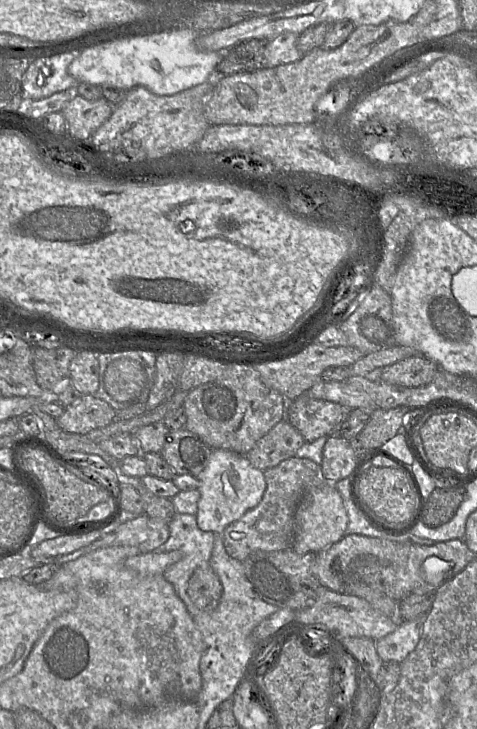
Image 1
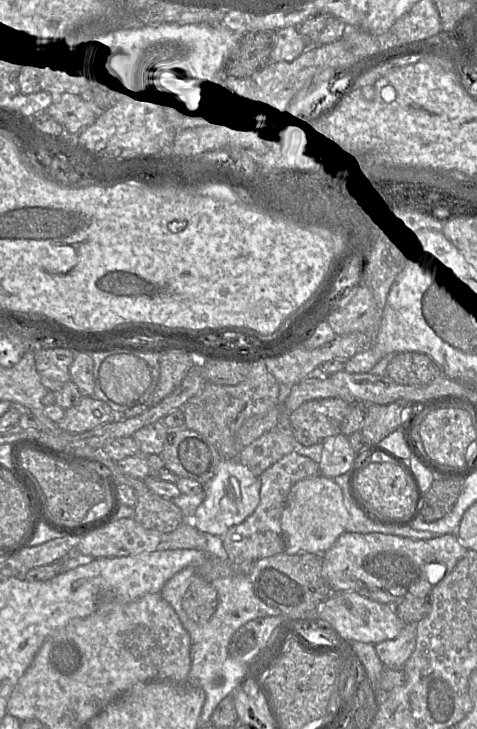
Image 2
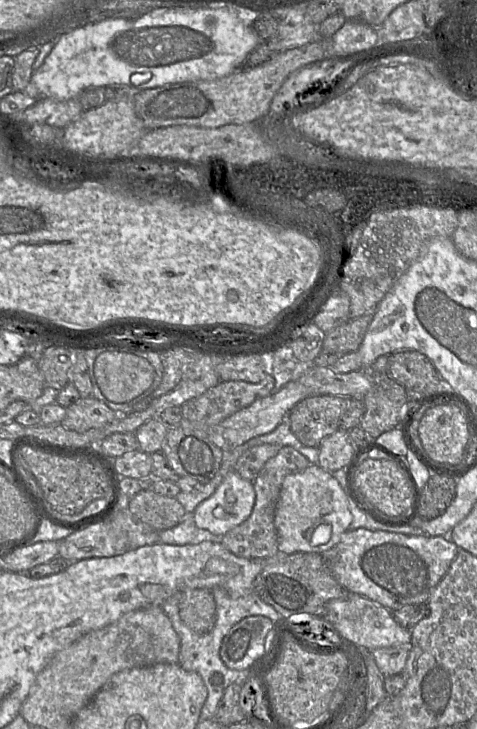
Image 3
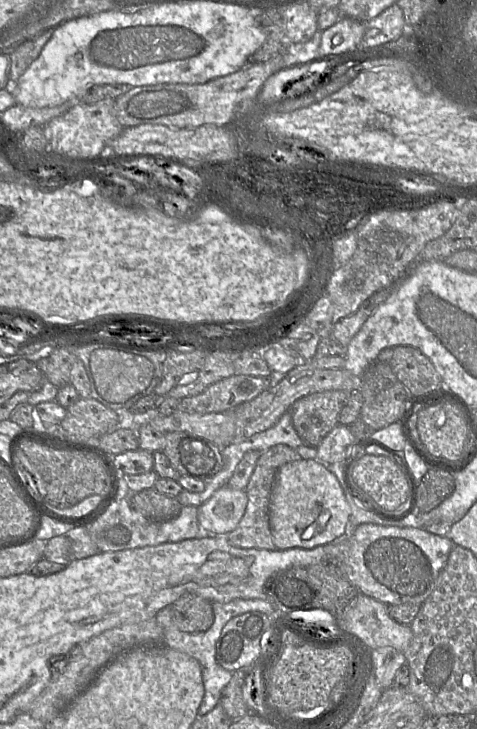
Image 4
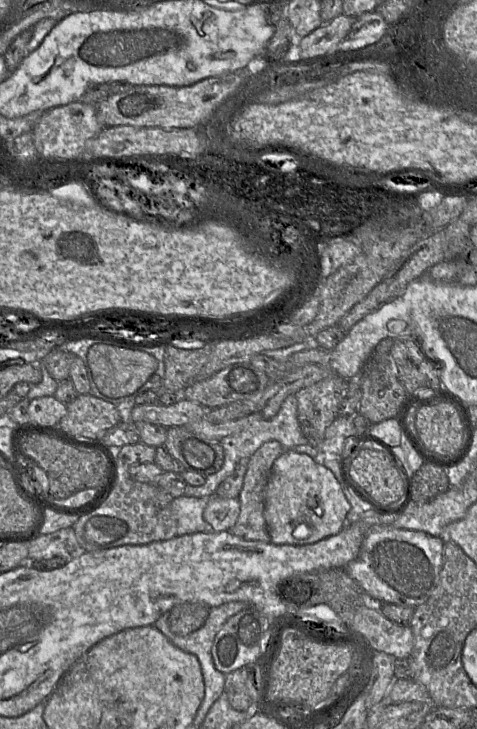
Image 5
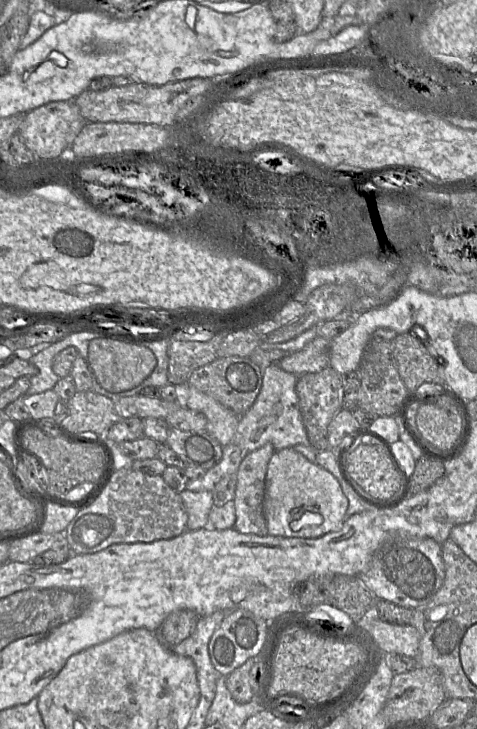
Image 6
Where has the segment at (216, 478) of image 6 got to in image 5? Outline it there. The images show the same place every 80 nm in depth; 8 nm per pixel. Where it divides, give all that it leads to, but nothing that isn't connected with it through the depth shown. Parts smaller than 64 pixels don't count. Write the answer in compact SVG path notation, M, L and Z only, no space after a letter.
M289 395L282 403L278 413L269 420L252 422L248 428L240 433L229 435L221 440L224 451L224 462L222 467L214 474L206 477L205 483L201 486L187 485L184 495L196 498L209 498L216 493L218 486L230 476L240 460L250 458L265 442L270 440L279 441L284 450L290 450L298 445L308 444L307 438L303 435L298 420L298 401L295 395Z

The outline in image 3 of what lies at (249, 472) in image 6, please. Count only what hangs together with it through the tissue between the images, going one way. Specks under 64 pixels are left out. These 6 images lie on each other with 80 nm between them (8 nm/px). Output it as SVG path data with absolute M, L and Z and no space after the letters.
M281 447L279 452L265 463L253 480L256 497L251 515L223 536L223 546L241 558L255 559L275 556L279 551L275 513L282 483L286 476L303 471L310 465L309 460L294 447Z

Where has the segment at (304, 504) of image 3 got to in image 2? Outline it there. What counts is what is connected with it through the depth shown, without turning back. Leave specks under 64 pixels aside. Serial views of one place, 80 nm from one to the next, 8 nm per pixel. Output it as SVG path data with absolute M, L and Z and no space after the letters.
M324 475L297 482L290 490L281 517L285 534L285 553L324 554L346 532L349 513L344 505L342 489Z

